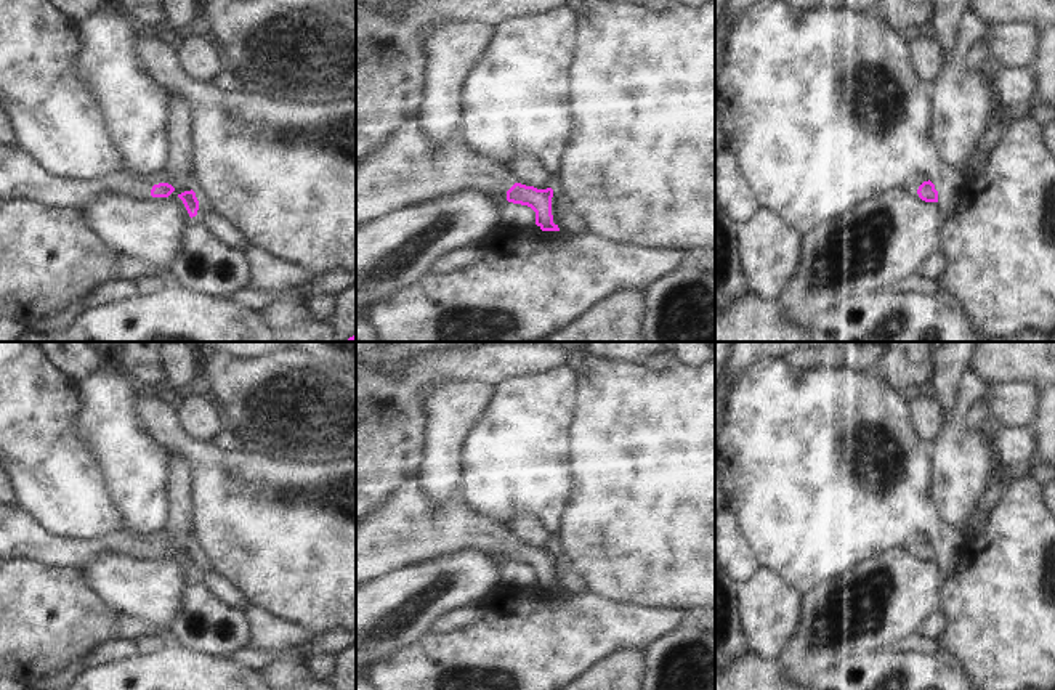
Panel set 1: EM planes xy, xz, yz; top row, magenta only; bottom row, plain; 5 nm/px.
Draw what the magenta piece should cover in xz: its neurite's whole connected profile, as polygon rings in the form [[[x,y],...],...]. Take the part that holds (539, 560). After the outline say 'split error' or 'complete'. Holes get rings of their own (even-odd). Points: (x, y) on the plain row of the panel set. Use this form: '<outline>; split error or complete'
[[[415,481],[401,483],[399,488],[375,510],[356,518],[356,591],[369,581],[380,581],[418,562],[449,555],[463,549],[484,554],[505,554],[508,562],[528,565],[536,571],[536,584],[542,591],[560,591],[553,582],[553,549],[537,549],[515,542],[500,523],[479,517],[455,497],[435,512]]]; split error

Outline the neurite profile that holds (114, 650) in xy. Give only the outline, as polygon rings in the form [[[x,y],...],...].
[[[114,639],[93,648],[85,658],[85,669],[99,664],[111,664],[135,656],[135,645],[130,640]]]

